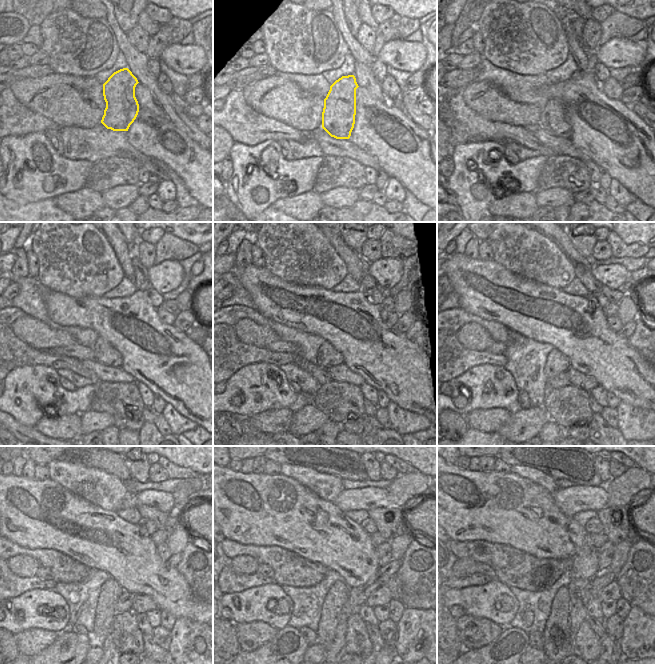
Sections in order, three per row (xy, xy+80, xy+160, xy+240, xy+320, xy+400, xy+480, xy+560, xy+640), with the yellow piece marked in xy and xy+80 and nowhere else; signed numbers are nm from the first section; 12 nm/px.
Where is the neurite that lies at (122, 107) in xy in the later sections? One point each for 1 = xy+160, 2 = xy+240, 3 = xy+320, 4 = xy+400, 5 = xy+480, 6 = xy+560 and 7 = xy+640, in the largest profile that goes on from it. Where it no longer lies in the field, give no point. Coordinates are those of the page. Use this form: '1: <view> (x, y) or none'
1: xy+160 (553, 120)
2: xy+240 (104, 352)
3: xy+320 (328, 356)
4: xy+400 (556, 363)
5: xy+480 (110, 591)
6: xy+560 (331, 626)
7: xy+640 (554, 634)

